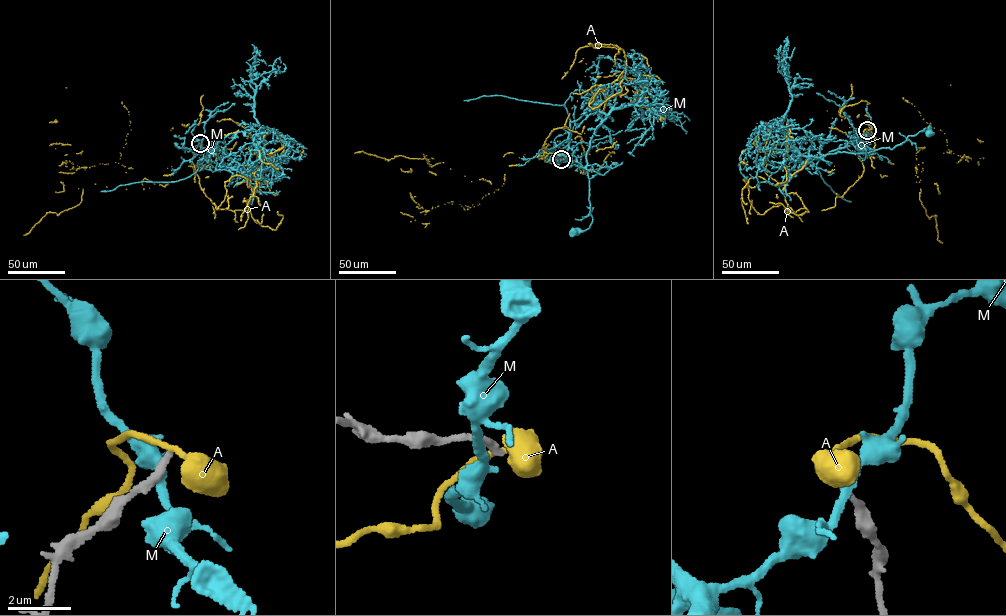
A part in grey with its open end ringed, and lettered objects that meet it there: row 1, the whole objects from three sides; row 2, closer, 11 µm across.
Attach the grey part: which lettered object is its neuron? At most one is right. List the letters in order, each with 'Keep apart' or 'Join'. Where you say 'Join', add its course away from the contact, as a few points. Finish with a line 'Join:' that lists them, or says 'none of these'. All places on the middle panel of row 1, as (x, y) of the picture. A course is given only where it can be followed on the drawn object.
A: Keep apart
M: Keep apart
Join: none of these

